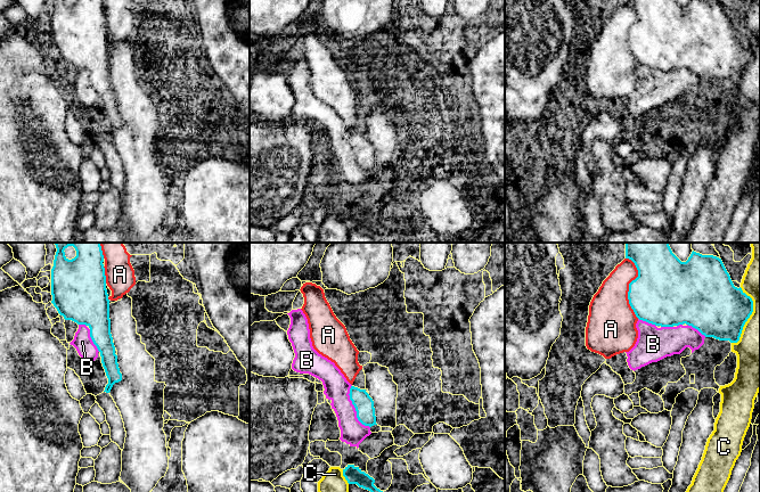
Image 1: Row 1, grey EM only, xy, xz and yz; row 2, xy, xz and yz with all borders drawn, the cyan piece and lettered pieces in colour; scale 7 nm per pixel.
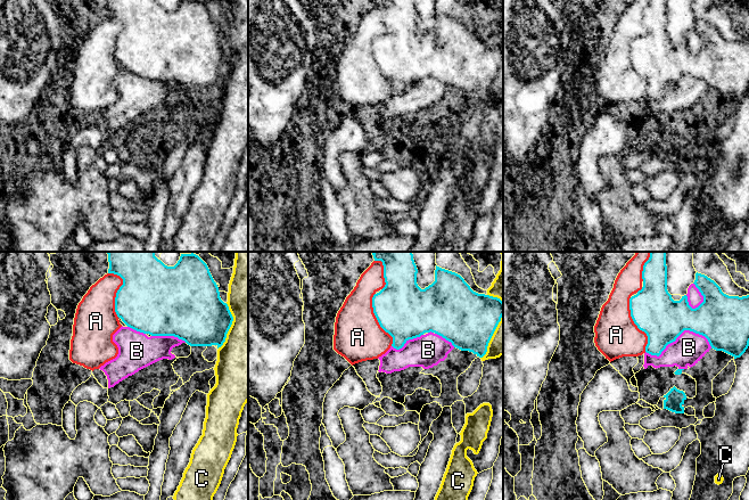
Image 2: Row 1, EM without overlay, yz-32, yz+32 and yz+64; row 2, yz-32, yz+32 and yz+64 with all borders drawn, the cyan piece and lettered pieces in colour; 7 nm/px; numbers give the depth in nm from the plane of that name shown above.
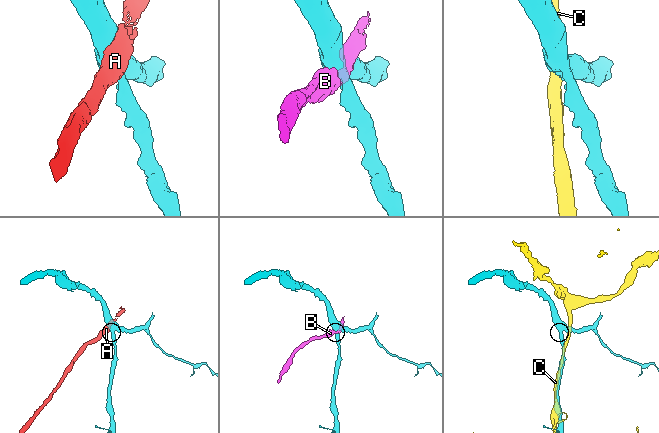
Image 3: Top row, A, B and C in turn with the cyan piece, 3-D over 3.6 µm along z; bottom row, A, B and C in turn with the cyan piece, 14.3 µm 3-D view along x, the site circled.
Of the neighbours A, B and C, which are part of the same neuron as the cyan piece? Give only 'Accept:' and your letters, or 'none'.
Accept: none

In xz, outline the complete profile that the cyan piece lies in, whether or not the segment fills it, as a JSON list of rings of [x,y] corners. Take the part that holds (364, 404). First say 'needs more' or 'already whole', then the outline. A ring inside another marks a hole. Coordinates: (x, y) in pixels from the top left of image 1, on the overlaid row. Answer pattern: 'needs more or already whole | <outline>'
already whole | [[[351,386],[350,400],[356,408],[358,420],[365,426],[374,426],[376,424],[374,401],[366,392],[358,387]]]

